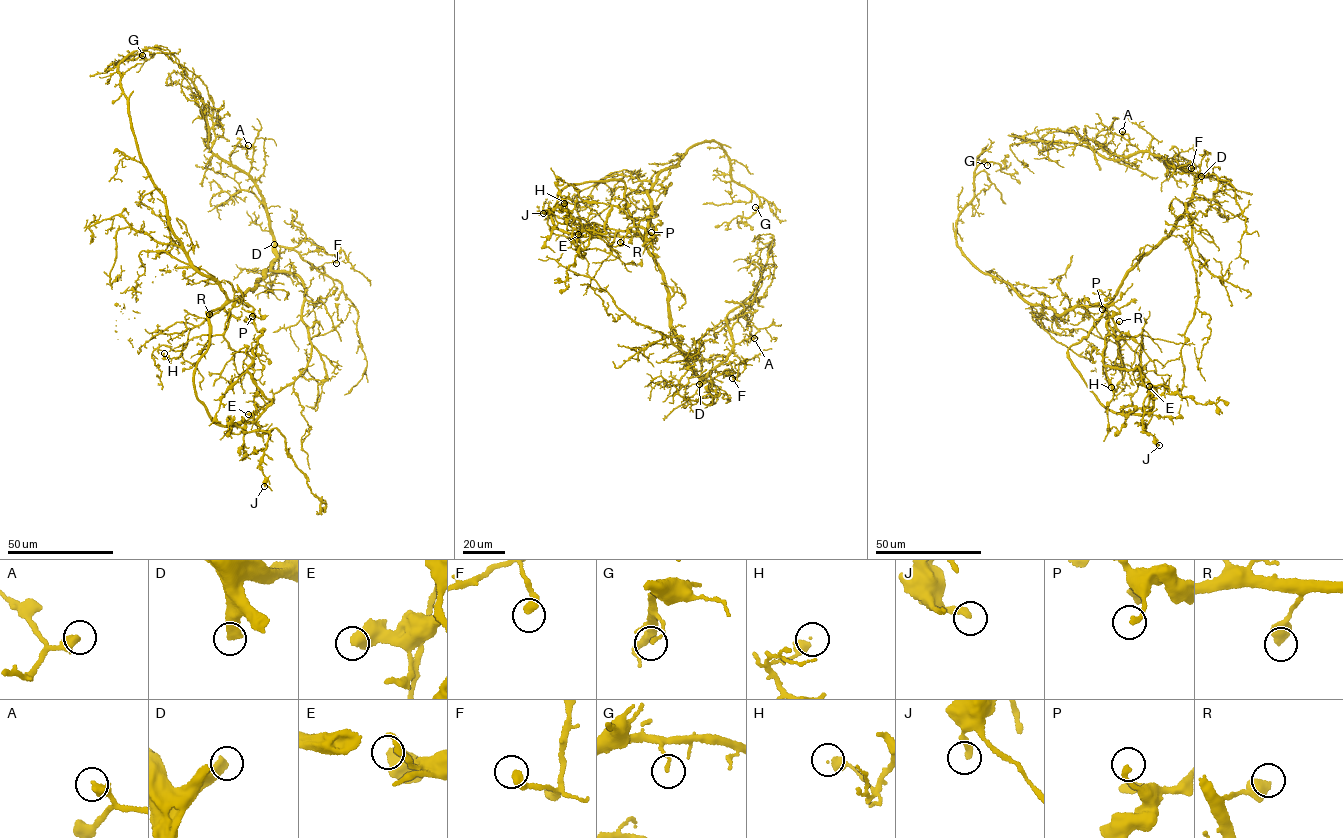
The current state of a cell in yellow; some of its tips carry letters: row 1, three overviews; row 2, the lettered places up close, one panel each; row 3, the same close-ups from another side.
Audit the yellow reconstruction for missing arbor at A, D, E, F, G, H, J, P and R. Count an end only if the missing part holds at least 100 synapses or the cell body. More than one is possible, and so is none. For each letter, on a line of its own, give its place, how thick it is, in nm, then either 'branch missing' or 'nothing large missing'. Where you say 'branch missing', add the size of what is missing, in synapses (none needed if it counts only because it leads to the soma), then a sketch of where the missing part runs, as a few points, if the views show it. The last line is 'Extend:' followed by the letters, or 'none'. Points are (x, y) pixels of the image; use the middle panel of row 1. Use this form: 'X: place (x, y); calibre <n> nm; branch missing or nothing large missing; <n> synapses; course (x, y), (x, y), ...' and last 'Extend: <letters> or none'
A: place (754, 338); calibre 500 nm; nothing large missing
D: place (699, 384); calibre 440 nm; branch missing; course (699, 384), (711, 404), (729, 416), (724, 423), (745, 415), (761, 415)
E: place (578, 234); calibre 550 nm; nothing large missing
F: place (732, 378); calibre 360 nm; nothing large missing
G: place (755, 207); calibre 140 nm; nothing large missing
H: place (564, 203); calibre 400 nm; nothing large missing
J: place (543, 213); calibre 280 nm; nothing large missing
P: place (651, 232); calibre 260 nm; nothing large missing
R: place (620, 242); calibre 500 nm; nothing large missing
Extend: D

